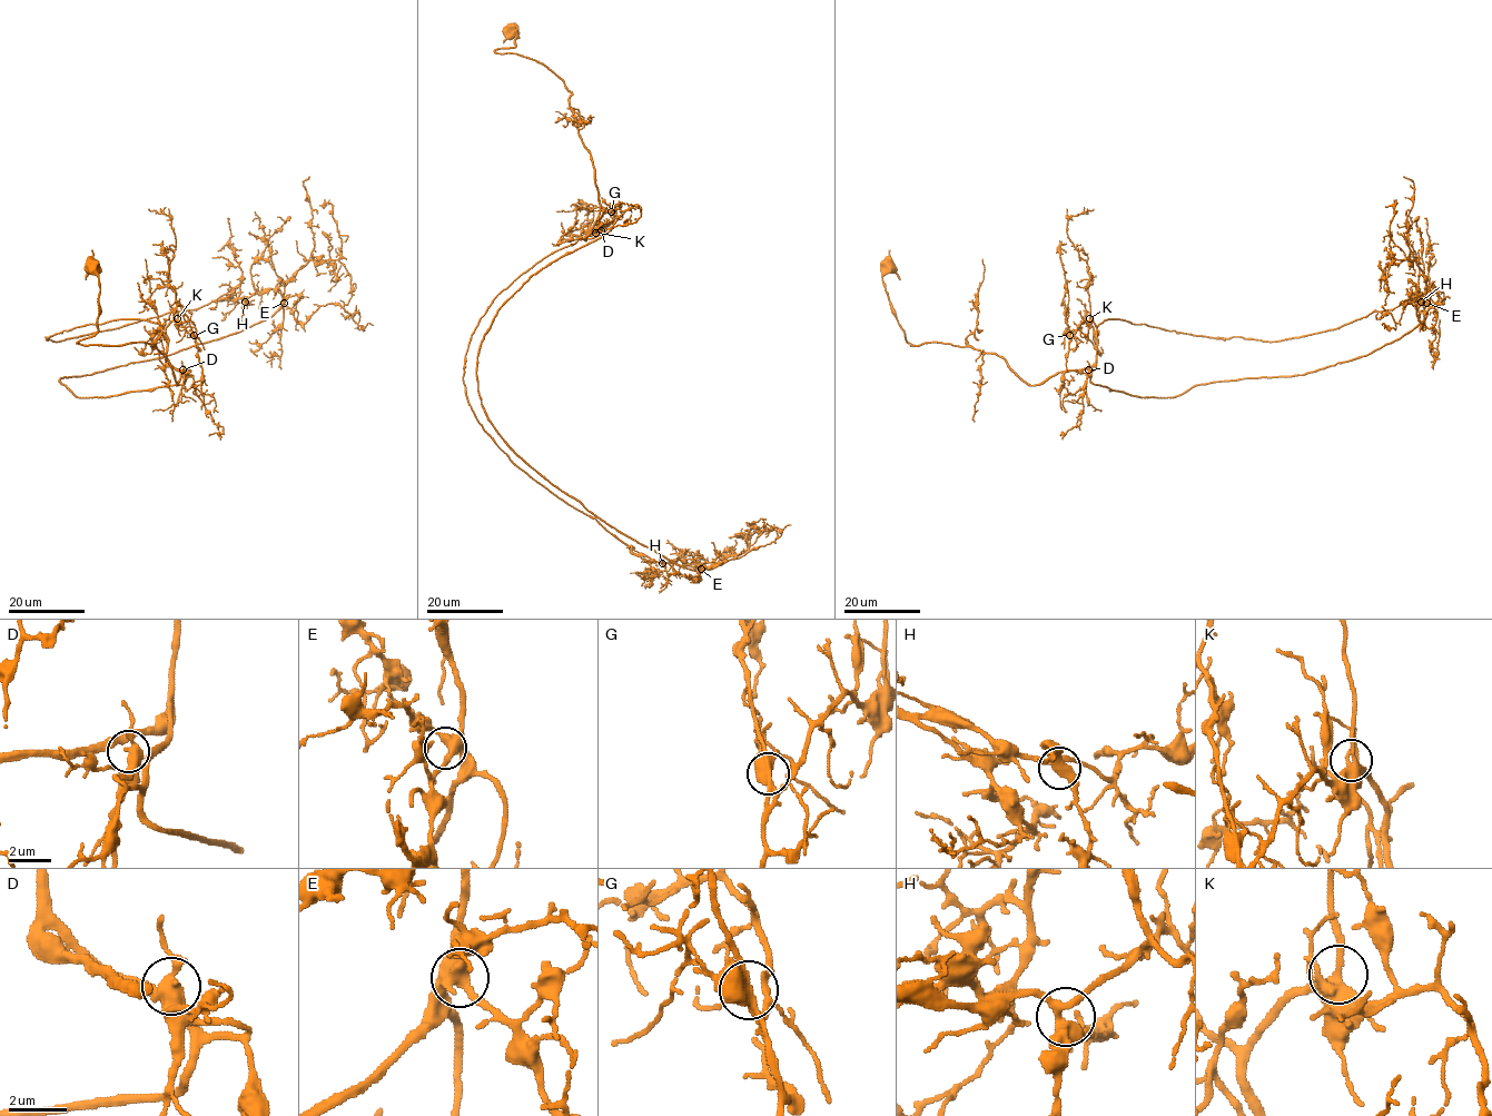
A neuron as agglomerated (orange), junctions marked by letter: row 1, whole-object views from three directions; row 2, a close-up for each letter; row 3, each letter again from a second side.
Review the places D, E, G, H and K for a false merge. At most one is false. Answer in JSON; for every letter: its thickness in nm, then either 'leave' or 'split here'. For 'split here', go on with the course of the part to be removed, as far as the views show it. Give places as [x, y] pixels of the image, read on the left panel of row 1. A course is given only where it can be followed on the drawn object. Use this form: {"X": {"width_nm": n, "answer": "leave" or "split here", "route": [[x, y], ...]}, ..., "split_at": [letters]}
{"D": {"width_nm": 380, "answer": "leave"}, "E": {"width_nm": 400, "answer": "leave"}, "G": {"width_nm": 440, "answer": "leave"}, "H": {"width_nm": 400, "answer": "leave"}, "K": {"width_nm": 360, "answer": "leave"}, "split_at": []}

